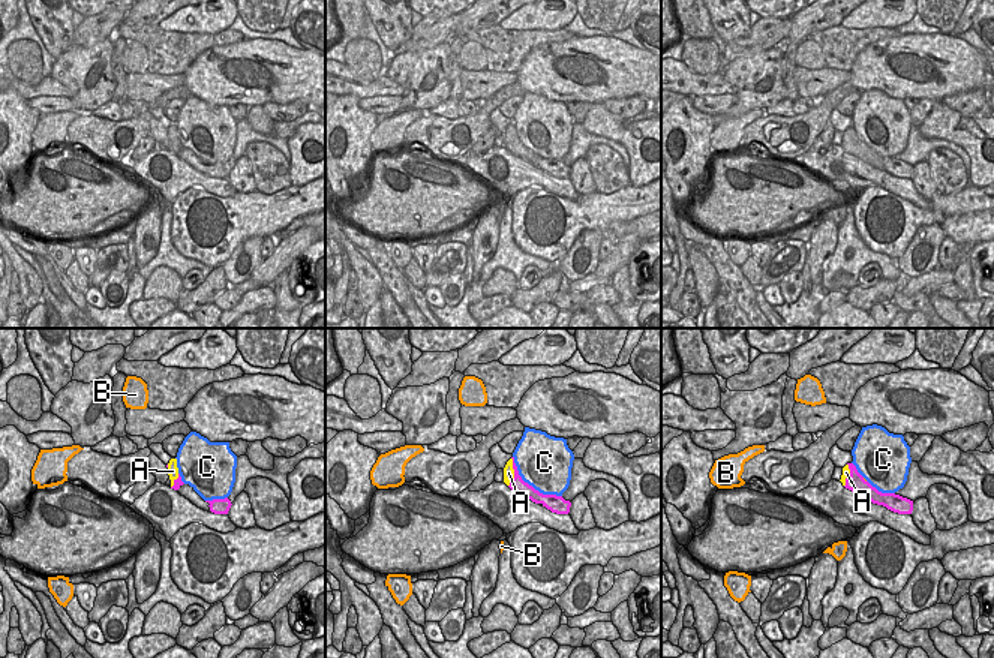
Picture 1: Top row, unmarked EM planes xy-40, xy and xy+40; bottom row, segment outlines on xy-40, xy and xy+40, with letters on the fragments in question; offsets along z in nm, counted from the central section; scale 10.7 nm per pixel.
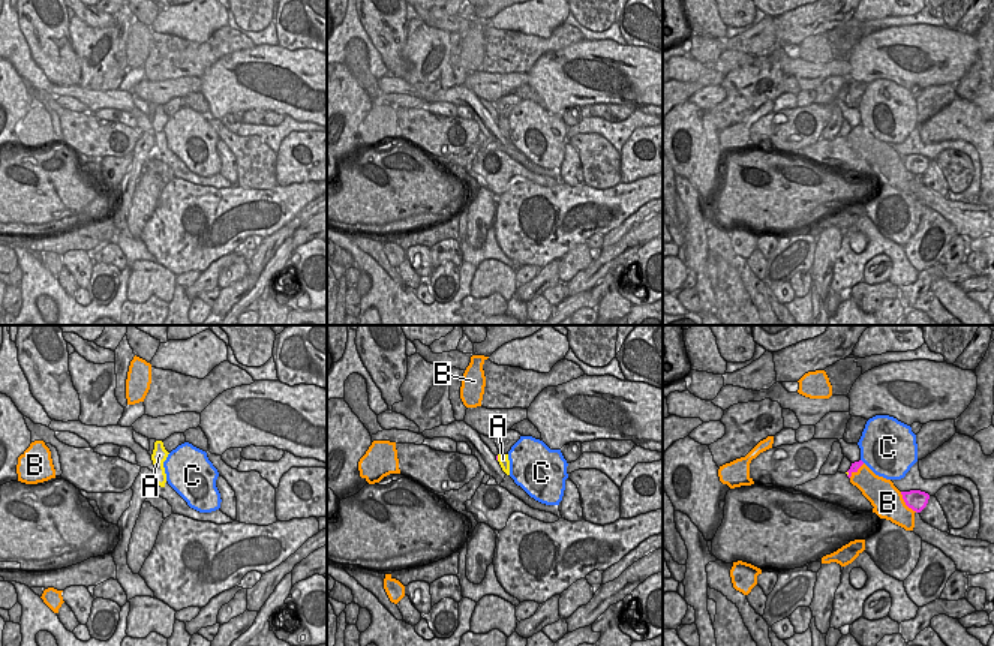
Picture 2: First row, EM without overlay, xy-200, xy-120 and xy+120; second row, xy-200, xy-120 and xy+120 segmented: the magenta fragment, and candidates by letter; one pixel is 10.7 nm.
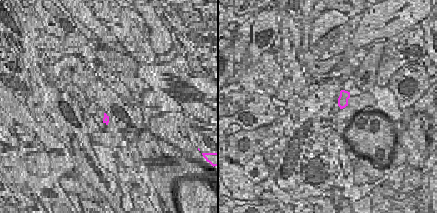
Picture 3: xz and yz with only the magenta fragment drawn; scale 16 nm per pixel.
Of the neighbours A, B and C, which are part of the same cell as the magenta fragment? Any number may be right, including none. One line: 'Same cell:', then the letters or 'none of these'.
Same cell: none of these

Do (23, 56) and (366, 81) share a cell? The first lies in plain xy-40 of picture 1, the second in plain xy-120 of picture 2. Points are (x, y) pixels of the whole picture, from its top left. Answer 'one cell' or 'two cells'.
one cell

